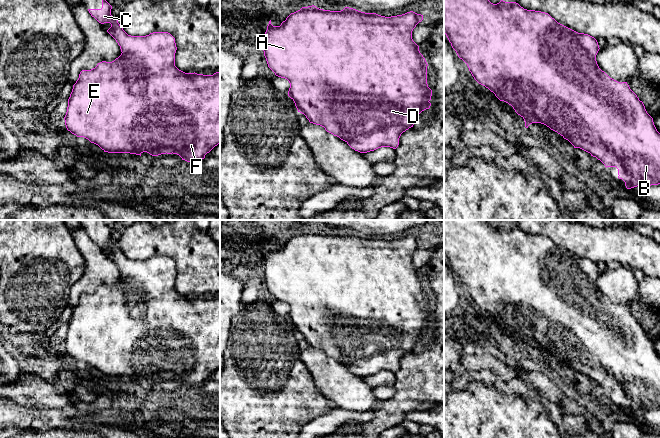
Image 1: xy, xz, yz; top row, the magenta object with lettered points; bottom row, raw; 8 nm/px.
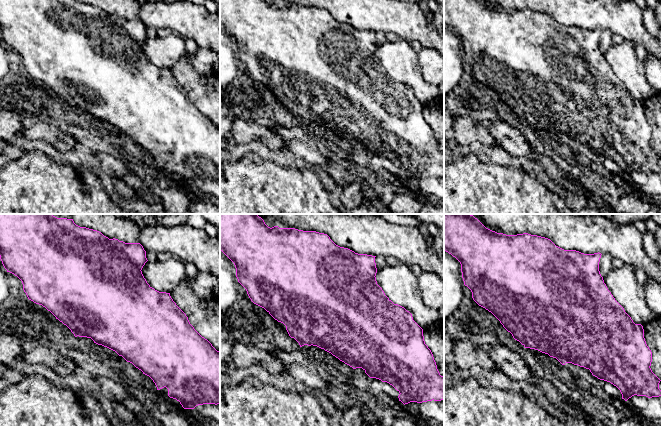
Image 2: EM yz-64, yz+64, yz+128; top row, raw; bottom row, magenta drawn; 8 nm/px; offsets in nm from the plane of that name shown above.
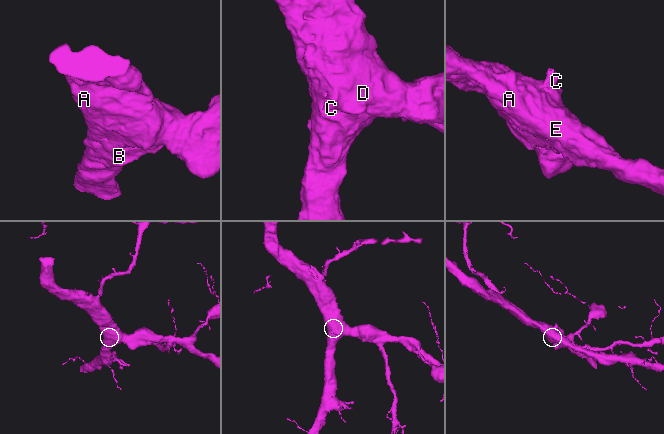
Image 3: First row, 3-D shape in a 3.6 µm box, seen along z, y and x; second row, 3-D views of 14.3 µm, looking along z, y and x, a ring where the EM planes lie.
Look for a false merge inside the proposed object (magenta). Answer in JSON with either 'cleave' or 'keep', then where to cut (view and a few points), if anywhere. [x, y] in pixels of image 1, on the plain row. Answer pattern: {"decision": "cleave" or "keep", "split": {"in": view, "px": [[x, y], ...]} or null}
{"decision": "keep", "split": null}

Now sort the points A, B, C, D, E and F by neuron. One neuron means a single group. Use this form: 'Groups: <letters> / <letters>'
Groups: A B C D E F

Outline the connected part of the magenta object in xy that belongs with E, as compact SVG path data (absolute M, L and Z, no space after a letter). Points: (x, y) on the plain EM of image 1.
M103 222L101 233L88 233L92 241L99 247L110 247L111 251L107 256L116 264L121 273L121 279L112 286L102 285L91 294L82 294L79 302L73 309L72 316L68 323L67 336L64 341L68 355L77 361L84 361L91 367L98 369L104 376L108 377L130 377L140 379L147 376L152 380L161 378L177 378L187 386L201 386L205 379L220 367L220 296L213 299L197 297L185 297L175 290L175 277L177 274L175 262L168 256L153 256L146 260L128 259L118 247L117 241L111 239L112 230Z

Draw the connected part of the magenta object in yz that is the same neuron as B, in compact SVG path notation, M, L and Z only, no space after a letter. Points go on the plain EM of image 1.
M444 220L444 257L458 281L467 288L474 303L493 316L500 325L511 329L515 336L524 343L526 352L532 347L544 348L568 364L574 372L580 372L596 381L606 392L616 391L618 402L625 406L627 413L660 408L660 357L654 349L653 342L647 337L643 326L630 313L627 306L618 306L599 292L596 279L600 272L594 261L578 257L558 247L548 237L524 233L516 226L501 224L499 227L493 228L485 220Z

